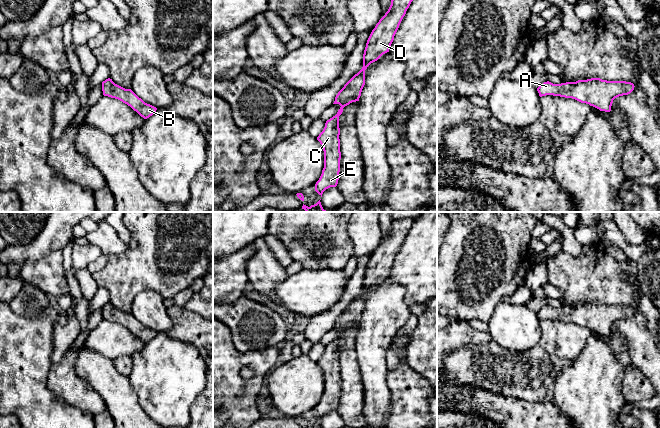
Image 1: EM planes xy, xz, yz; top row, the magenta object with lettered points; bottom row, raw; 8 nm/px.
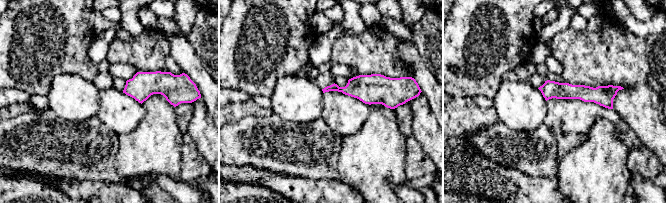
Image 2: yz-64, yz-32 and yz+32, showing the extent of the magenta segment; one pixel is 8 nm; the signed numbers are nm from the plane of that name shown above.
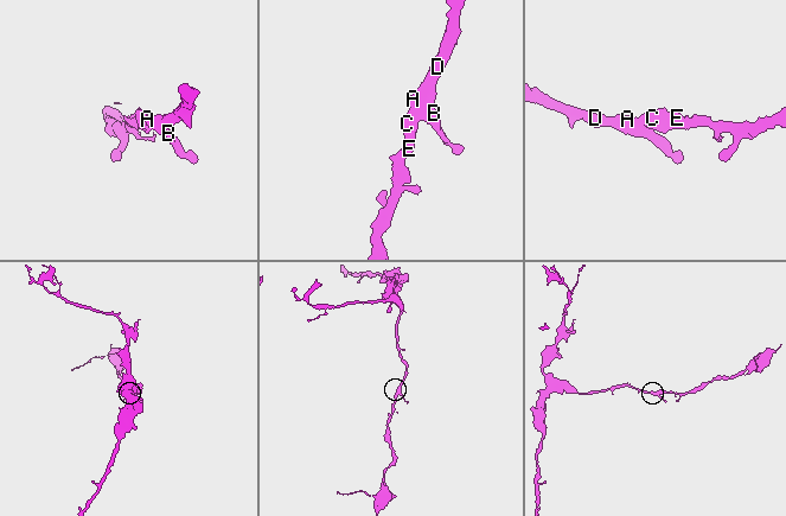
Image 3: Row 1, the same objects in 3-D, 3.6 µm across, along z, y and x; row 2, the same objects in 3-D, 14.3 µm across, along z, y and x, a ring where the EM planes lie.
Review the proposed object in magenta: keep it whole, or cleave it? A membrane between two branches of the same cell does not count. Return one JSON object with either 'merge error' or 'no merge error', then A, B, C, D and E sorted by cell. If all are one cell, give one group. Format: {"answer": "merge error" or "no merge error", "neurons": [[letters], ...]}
{"answer": "no merge error", "neurons": [["A", "B", "C", "D", "E"]]}

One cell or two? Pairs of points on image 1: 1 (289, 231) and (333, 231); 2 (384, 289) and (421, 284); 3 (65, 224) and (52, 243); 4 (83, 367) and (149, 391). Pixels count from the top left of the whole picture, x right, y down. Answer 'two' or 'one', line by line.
1: one
2: two
3: one
4: two

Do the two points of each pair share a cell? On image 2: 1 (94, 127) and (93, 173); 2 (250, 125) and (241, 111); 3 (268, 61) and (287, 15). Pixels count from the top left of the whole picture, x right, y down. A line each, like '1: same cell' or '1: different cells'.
1: same cell
2: different cells
3: same cell

